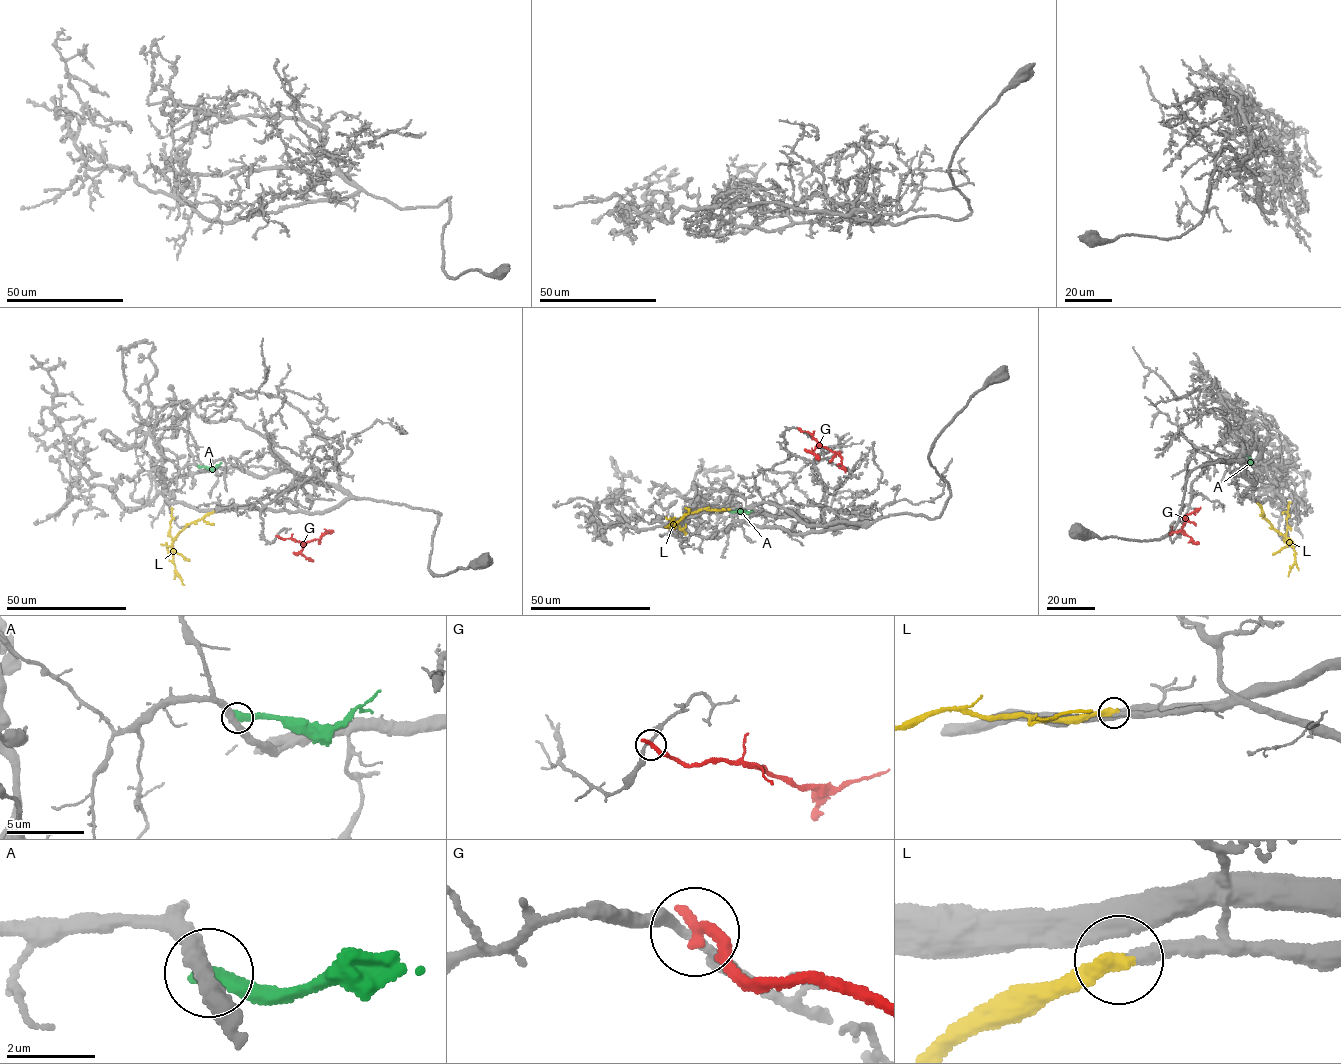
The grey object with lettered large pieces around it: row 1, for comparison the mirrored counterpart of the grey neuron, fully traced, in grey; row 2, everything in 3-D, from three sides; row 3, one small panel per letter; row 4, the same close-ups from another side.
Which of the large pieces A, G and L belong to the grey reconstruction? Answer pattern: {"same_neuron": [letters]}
{"same_neuron": ["L"]}

